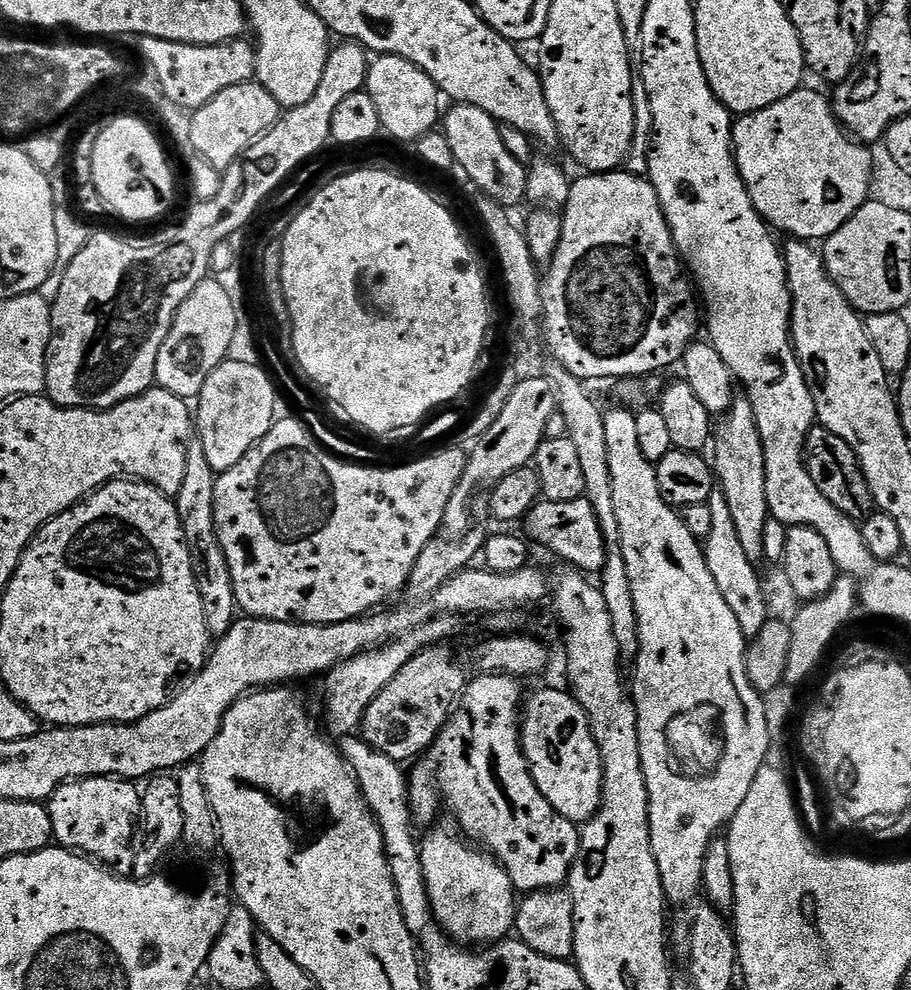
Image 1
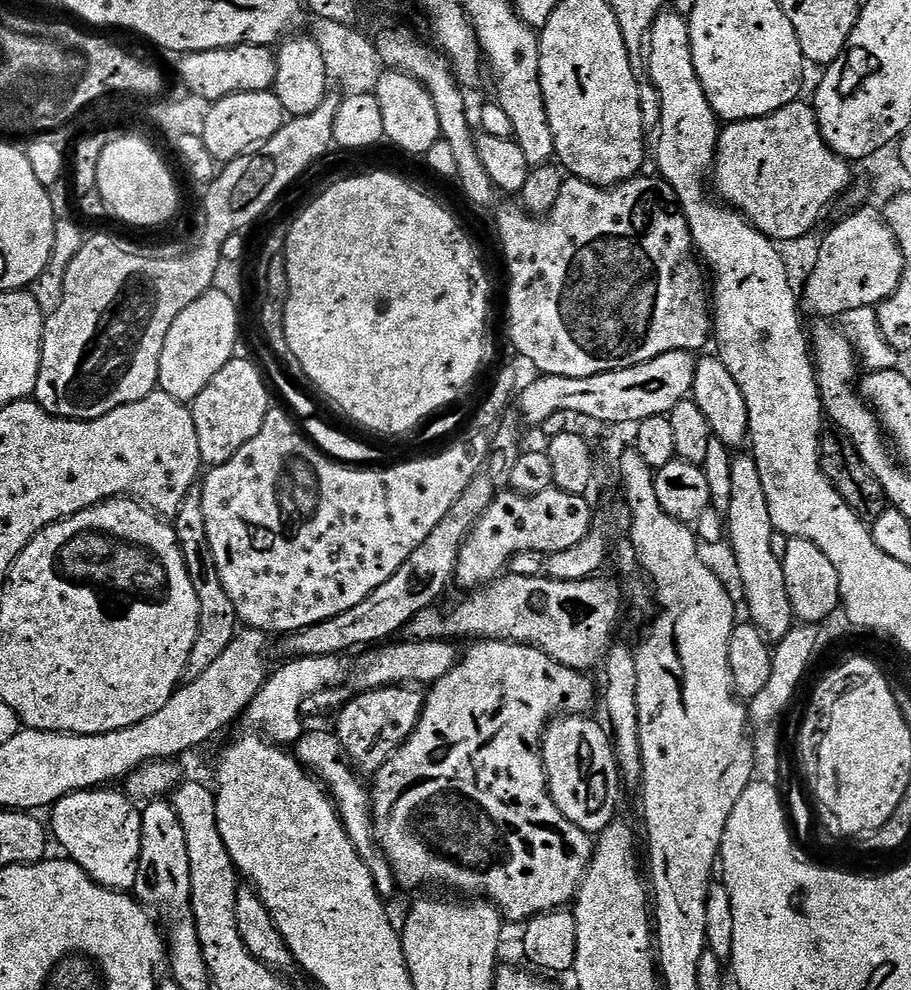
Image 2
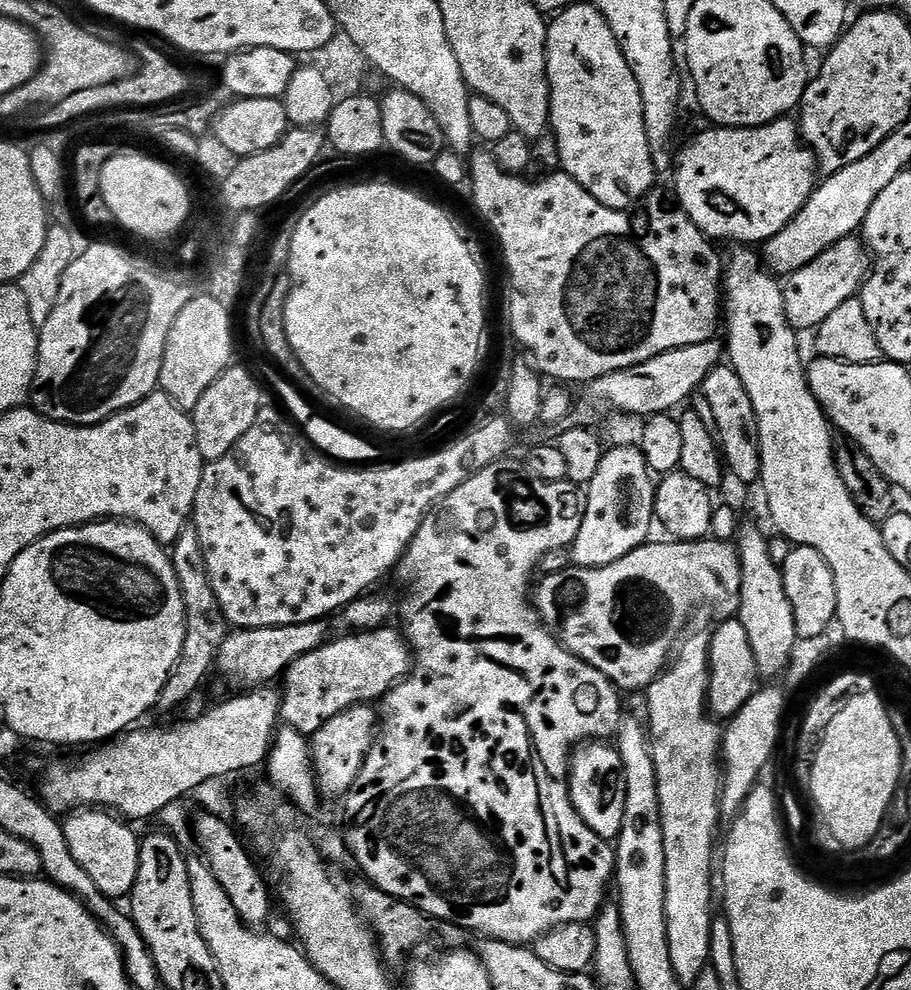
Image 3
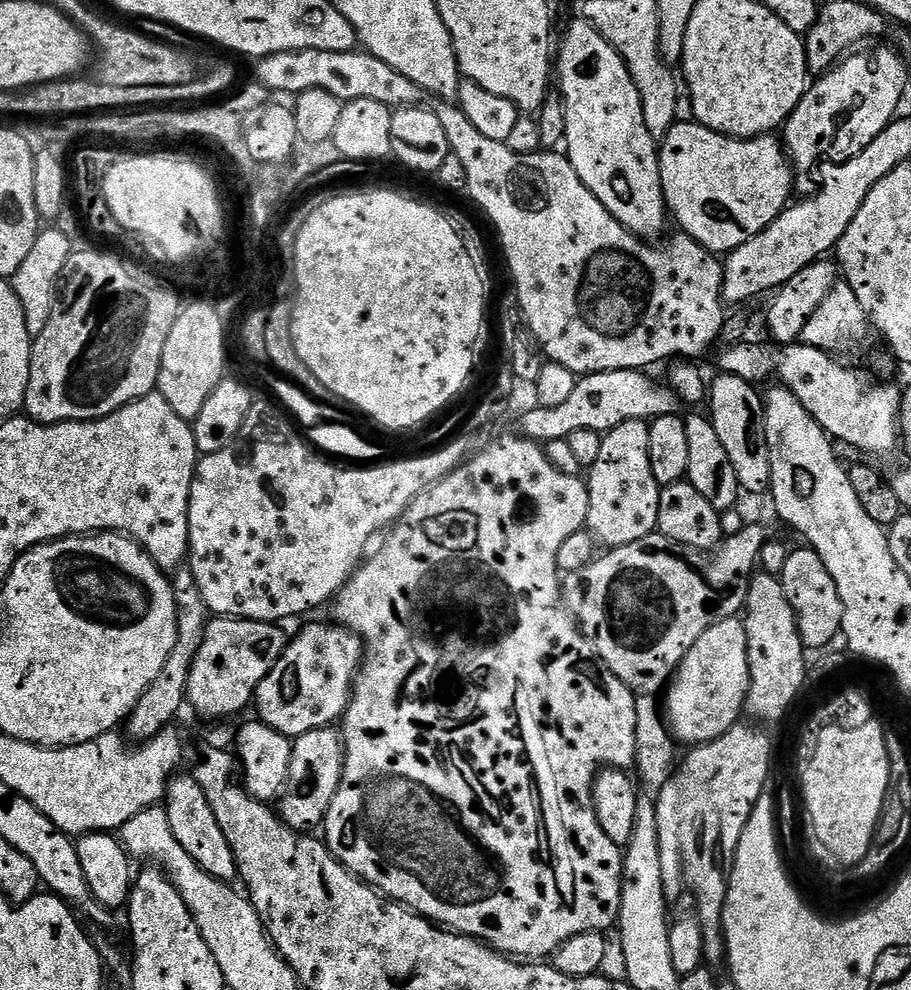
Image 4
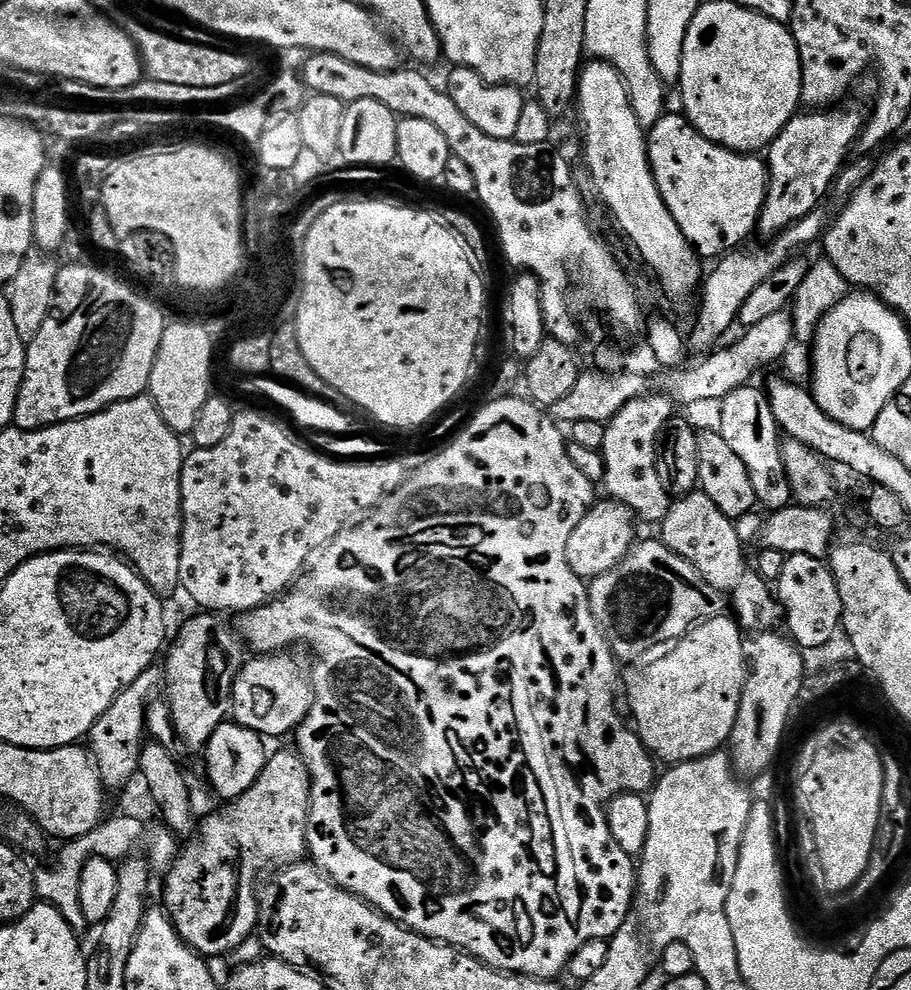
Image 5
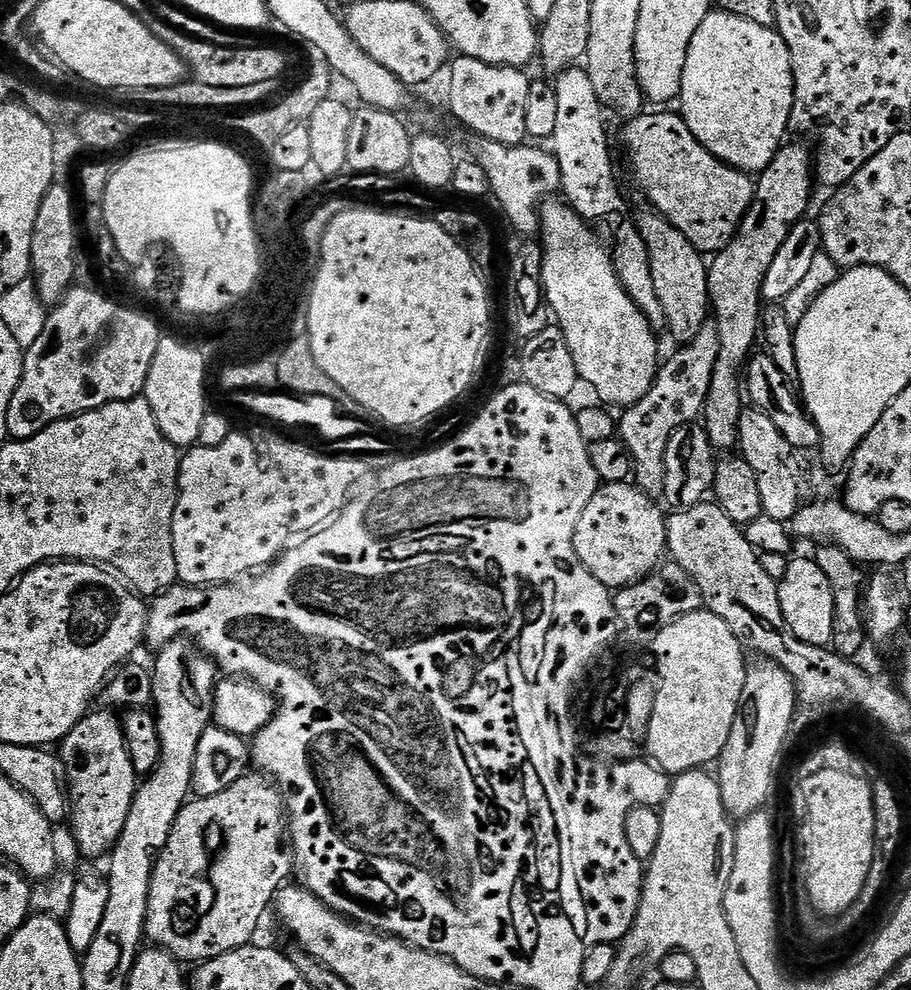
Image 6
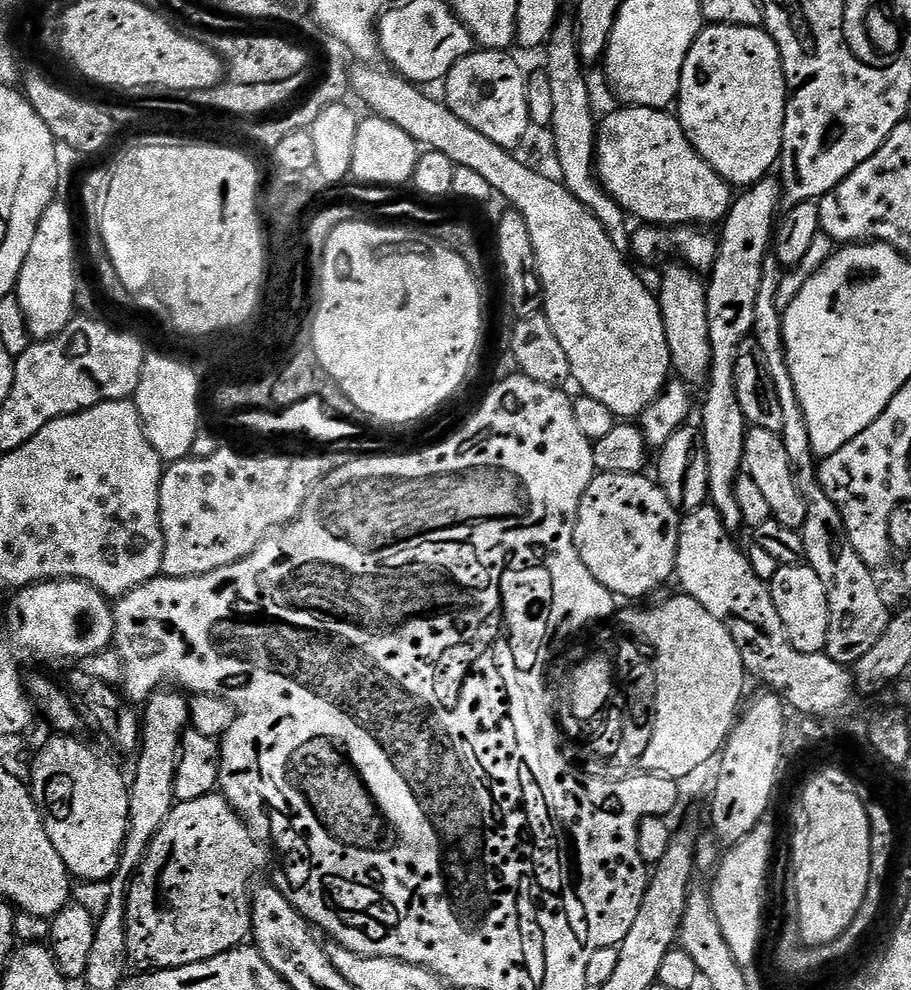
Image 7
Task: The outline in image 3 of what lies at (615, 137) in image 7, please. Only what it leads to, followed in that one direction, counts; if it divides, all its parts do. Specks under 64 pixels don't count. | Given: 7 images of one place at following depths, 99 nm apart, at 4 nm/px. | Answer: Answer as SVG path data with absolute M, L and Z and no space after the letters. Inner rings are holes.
M781 118L757 128L708 126L674 156L675 199L684 213L713 242L733 240L736 246L760 246L774 238L806 206L818 183L818 165L804 143L797 121Z

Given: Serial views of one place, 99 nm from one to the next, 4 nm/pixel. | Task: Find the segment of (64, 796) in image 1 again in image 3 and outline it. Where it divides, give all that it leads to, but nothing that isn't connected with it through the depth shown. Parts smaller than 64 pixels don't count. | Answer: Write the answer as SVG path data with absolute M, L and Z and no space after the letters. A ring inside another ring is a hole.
M77 808L76 811L67 813L62 823L70 854L74 854L78 866L82 866L82 870L90 874L100 893L109 896L113 902L119 901L119 896L127 897L138 878L140 861L141 837L136 836L132 829L135 827L119 815L102 808Z

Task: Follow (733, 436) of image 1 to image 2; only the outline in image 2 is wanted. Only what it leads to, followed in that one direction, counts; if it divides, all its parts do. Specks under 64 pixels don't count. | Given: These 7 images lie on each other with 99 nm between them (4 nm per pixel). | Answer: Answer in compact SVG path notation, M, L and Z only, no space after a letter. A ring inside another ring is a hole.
M740 454L732 461L732 469L730 470L730 510L726 514L726 544L732 547L732 560L736 563L736 572L740 575L740 580L744 583L744 600L748 603L747 619L754 627L759 630L761 636L769 642L775 642L786 638L786 634L794 627L794 617L792 614L792 607L790 606L790 594L786 594L786 574L784 573L784 561L774 558L773 546L771 546L771 536L774 531L772 527L772 519L770 518L770 506L766 506L766 490L762 490L762 478L758 474L758 466L751 455Z

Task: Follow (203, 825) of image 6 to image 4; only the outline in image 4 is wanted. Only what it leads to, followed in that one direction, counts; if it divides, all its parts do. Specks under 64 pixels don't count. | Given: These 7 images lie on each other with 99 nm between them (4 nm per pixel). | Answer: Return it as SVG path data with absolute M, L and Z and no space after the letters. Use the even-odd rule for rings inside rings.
M335 727L310 730L295 737L290 758L288 782L278 801L278 815L294 832L311 833L319 829L344 773L344 741Z

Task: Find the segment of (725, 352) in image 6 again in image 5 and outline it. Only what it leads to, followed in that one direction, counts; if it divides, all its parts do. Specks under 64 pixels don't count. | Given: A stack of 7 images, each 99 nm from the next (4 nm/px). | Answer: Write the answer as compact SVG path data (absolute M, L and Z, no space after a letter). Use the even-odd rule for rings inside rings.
M847 104L832 106L827 110L801 111L790 122L786 122L778 138L774 138L774 142L768 145L768 193L760 211L759 235L775 238L821 207L824 195L835 185L849 159L848 151L854 148L860 133L864 131L865 109L863 112Z

